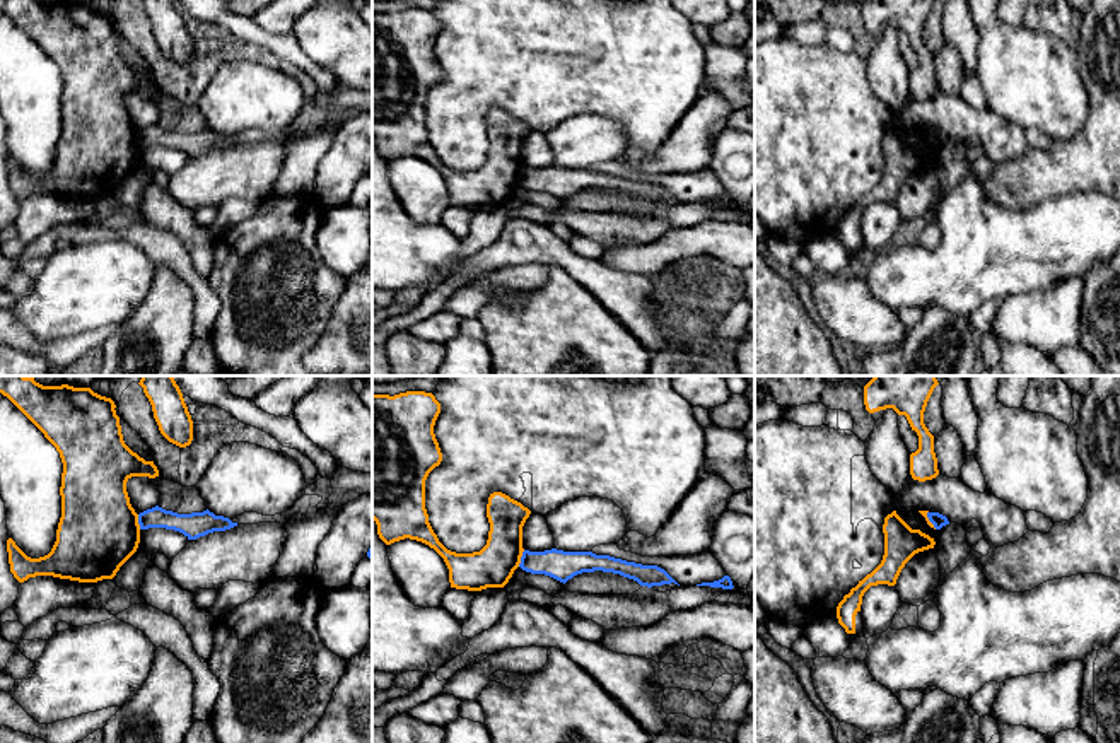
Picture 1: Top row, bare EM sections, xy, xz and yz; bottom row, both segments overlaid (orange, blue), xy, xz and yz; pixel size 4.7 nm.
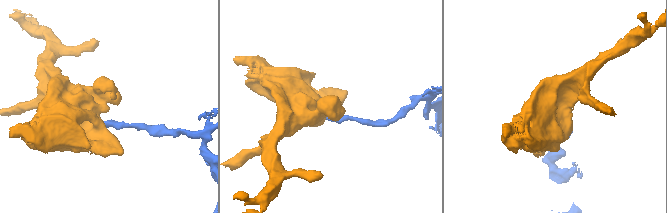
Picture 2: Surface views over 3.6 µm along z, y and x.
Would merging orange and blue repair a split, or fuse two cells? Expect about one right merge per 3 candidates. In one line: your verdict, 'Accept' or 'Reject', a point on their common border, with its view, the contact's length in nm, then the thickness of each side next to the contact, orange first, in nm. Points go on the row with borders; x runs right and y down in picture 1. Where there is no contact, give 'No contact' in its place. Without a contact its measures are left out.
Reject. Touches orange at xz (519, 559). Shared border 90 nm. Thickness 190 nm (orange) against 140 nm

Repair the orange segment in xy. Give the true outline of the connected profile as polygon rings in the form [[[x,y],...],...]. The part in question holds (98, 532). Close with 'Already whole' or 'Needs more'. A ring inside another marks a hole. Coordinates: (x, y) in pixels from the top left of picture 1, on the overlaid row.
[[[0,376],[0,393],[44,434],[63,463],[56,541],[48,555],[31,559],[9,538],[10,572],[19,582],[36,576],[79,582],[113,579],[140,543],[138,514],[130,504],[126,482],[131,477],[155,478],[157,466],[125,444],[114,401],[90,388],[43,386],[34,377]]]. Already whole

